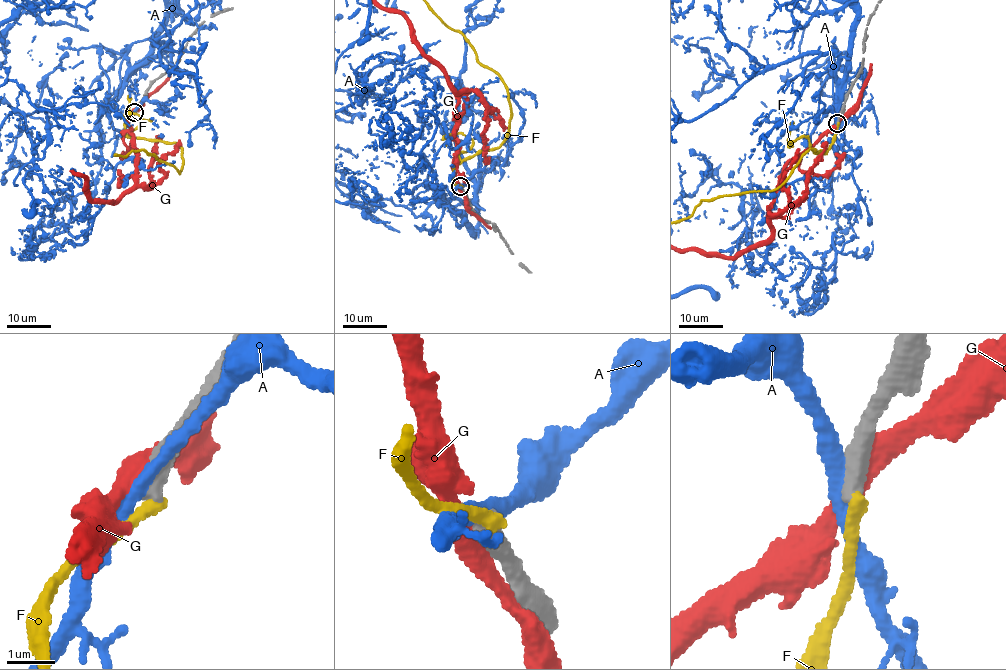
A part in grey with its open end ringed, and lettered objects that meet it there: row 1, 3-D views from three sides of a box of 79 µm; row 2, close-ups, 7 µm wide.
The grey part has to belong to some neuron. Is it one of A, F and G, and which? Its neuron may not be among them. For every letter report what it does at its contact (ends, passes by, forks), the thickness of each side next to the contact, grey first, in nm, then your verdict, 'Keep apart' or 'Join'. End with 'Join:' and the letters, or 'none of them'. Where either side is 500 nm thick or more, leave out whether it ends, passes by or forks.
A: It passes by. Thickness 480 nm (grey) against 320 nm. Keep apart
F: It ends there. Thickness 440 nm (grey) against 280 nm. Keep apart
G: Thickness 550 nm (grey) against 440 nm. Keep apart
Join: none of them

